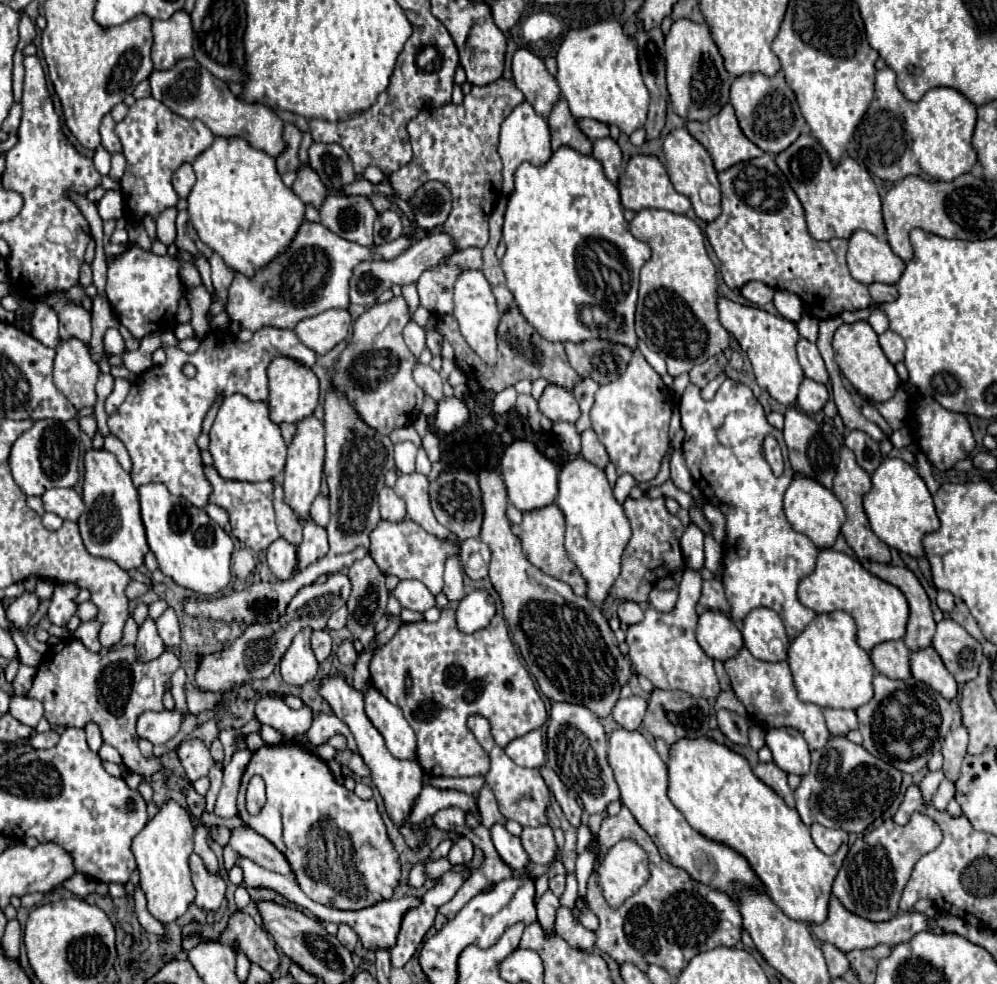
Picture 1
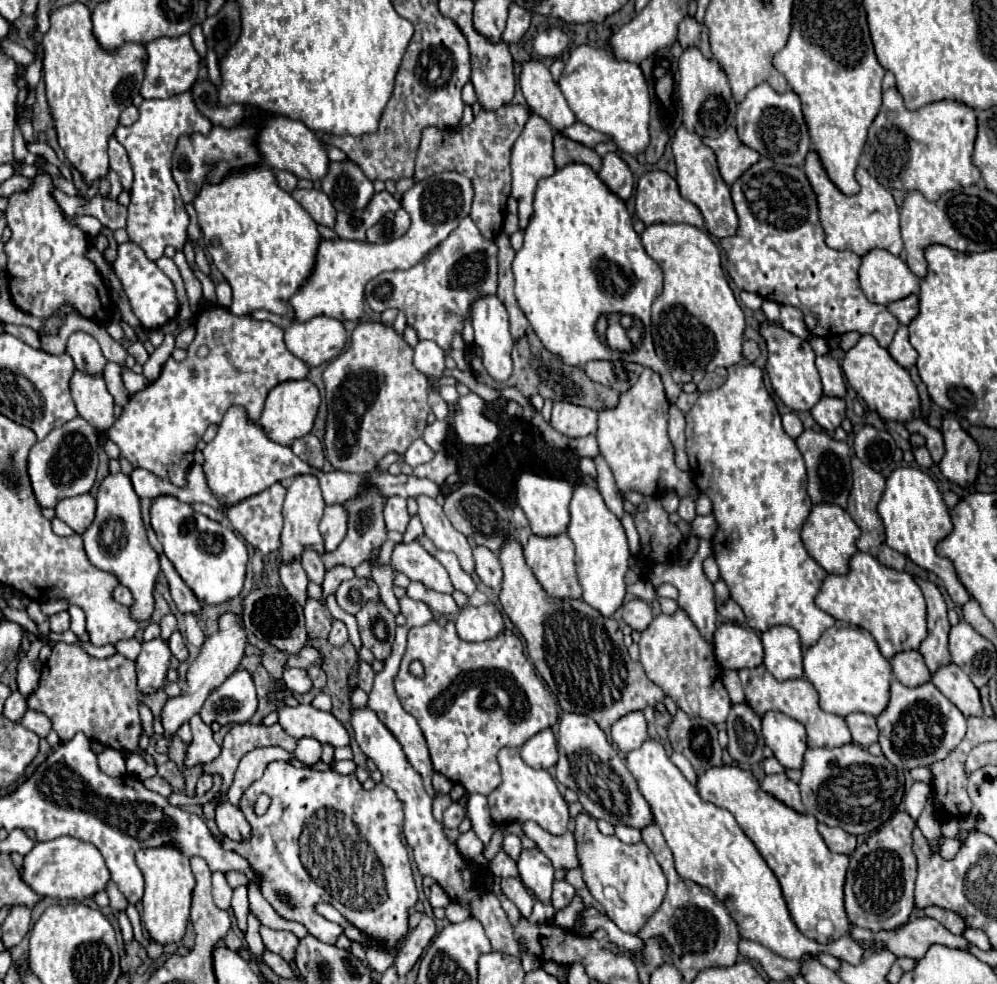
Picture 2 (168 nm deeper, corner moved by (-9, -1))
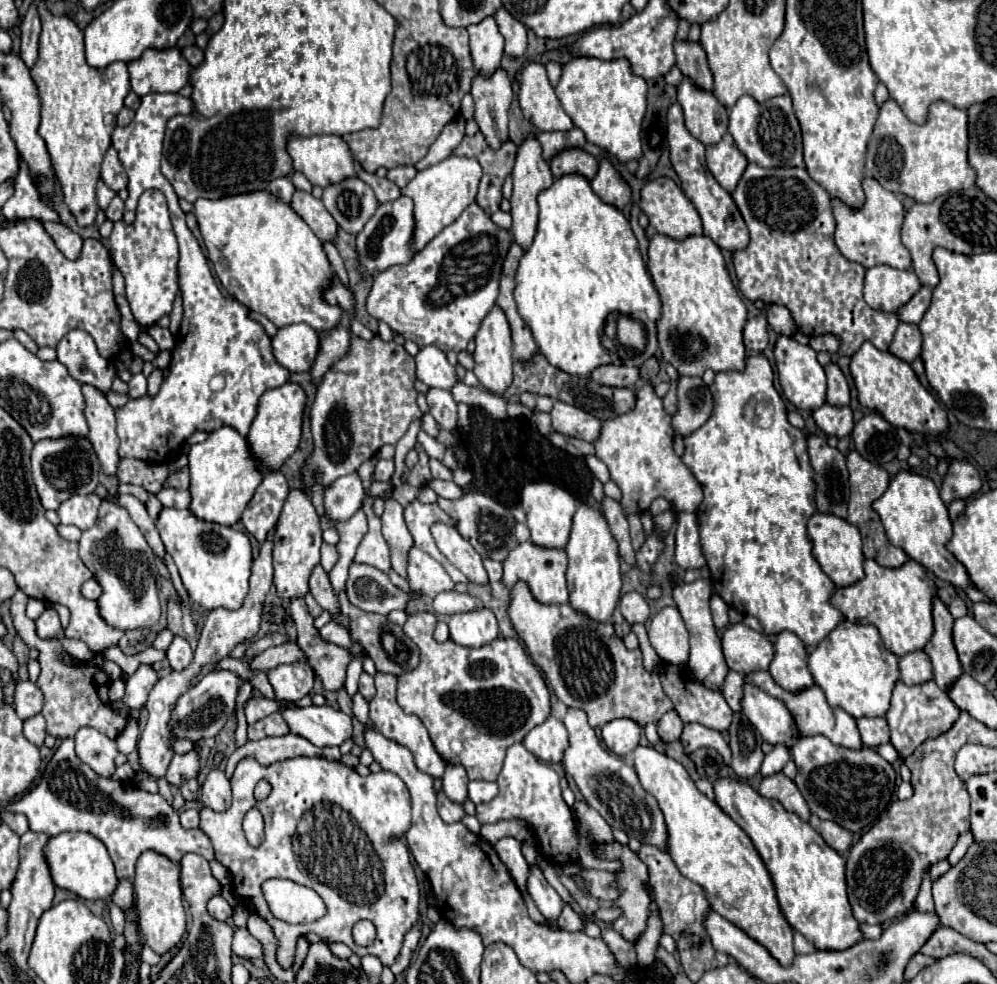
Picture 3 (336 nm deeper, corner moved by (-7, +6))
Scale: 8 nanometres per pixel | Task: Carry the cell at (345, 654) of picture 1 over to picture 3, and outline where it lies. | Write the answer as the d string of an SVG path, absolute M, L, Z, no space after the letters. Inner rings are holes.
M361 673L361 679L359 679L359 693L365 697L365 701L371 701L375 697L375 683L373 683L373 677L367 675L367 673Z

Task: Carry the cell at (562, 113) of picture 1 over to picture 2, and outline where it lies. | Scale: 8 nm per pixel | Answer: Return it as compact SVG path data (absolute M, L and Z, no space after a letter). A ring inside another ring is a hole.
M555 134L555 164L557 168L563 168L565 164L569 162L583 162L583 164L589 164L595 172L599 172L601 168L601 156L593 150L593 148L587 148L583 146L581 142L575 142L563 134Z

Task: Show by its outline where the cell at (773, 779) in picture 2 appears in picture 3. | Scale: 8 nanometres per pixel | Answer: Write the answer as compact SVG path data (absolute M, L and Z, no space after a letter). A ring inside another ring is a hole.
M777 773L773 777L765 777L761 781L759 795L761 797L767 797L767 799L779 801L787 811L797 813L801 817L801 821L809 821L811 811L809 811L805 799L803 799L803 795L799 793L797 785L791 779L787 779L785 775Z

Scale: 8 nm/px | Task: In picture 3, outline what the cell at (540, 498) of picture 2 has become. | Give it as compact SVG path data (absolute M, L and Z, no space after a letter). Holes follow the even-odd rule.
M527 485L521 493L521 507L527 515L527 527L531 531L531 541L539 547L547 549L565 549L571 533L571 517L577 511L577 501L567 493L565 489L559 489L557 485Z

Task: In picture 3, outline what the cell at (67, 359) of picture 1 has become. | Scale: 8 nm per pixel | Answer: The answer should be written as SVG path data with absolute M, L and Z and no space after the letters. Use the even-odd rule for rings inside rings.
M83 385L83 395L85 395L85 417L89 425L89 441L99 457L101 469L107 477L117 475L119 467L119 437L115 433L115 411L107 403L105 395L99 393L91 385Z

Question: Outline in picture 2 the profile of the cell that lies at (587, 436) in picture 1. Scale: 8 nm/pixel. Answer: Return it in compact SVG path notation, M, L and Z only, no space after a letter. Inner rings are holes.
M597 454L593 458L593 462L597 466L597 488L599 488L605 504L609 506L609 510L621 518L623 516L623 500L621 500L621 492L615 484L615 476L601 454Z

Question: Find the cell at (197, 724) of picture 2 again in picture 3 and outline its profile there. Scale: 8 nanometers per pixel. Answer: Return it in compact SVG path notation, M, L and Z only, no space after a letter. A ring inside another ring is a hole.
M195 747L187 755L173 755L165 779L169 785L181 787L181 783L185 783L187 779L197 777L197 771L199 771L199 751Z

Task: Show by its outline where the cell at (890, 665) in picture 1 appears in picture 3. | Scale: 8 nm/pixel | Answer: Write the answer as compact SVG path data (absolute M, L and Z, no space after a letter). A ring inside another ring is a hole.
M913 651L907 653L899 659L899 669L901 669L901 681L905 685L923 685L929 679L933 679L933 667L923 651Z

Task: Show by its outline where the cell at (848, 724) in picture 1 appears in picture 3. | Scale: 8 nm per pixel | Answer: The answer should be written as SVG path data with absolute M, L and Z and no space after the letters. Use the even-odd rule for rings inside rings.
M861 717L857 719L857 727L861 733L861 739L865 743L865 747L877 749L879 745L885 745L891 741L889 737L889 725L885 719L879 717Z

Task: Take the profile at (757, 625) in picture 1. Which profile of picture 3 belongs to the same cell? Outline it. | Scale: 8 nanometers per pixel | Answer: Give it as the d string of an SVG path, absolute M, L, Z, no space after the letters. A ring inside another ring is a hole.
M779 633L775 641L775 659L771 661L769 673L773 681L789 693L799 693L815 685L813 675L807 667L805 645L795 633Z

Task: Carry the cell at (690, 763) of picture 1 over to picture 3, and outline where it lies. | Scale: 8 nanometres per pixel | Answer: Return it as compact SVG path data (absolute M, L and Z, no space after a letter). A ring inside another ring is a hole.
M733 779L715 783L715 801L751 837L773 879L781 913L793 929L801 931L819 951L845 951L863 939L847 901L845 859L809 823L785 811L779 801L765 799L747 783Z

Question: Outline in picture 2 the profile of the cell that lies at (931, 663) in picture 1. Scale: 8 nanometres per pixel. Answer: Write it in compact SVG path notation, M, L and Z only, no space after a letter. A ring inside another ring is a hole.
M947 664L937 668L937 672L931 674L931 682L957 704L957 708L963 712L965 718L969 716L981 716L981 700L979 700L979 690L973 686L969 676L957 666L957 664Z

